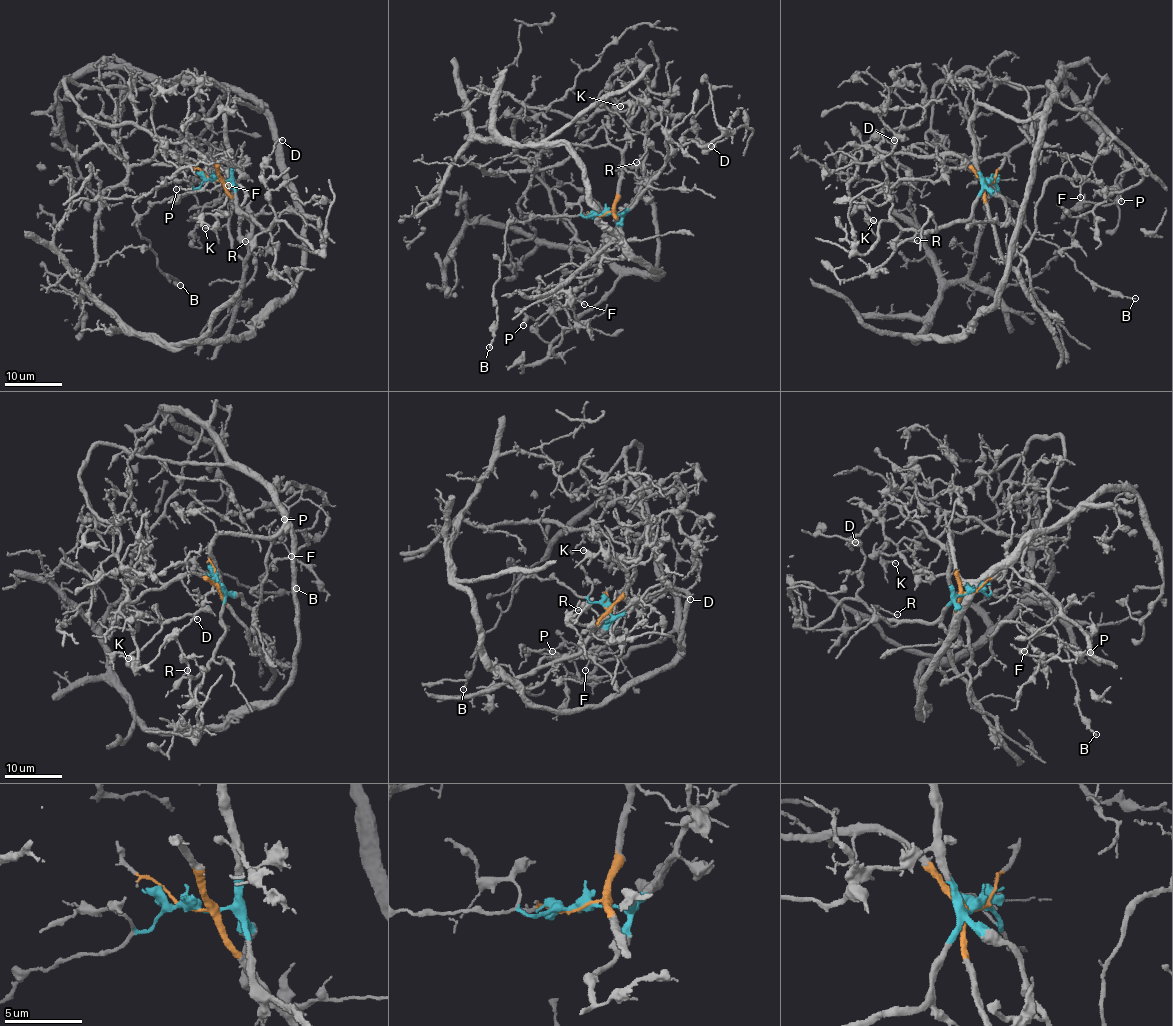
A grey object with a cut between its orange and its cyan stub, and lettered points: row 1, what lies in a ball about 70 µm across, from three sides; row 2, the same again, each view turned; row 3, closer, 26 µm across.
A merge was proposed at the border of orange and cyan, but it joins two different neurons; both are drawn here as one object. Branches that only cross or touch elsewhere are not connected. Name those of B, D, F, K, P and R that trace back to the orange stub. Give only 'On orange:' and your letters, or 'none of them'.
On orange: F

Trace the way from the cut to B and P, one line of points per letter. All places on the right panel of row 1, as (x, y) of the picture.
B: (988, 182), (1019, 208), (1034, 238), (1067, 253), (1078, 272), (1098, 286), (1135, 298)
P: (988, 182), (969, 130), (978, 105), (1030, 121), (1055, 101), (1085, 111), (1135, 159), (1115, 180), (1121, 201)

